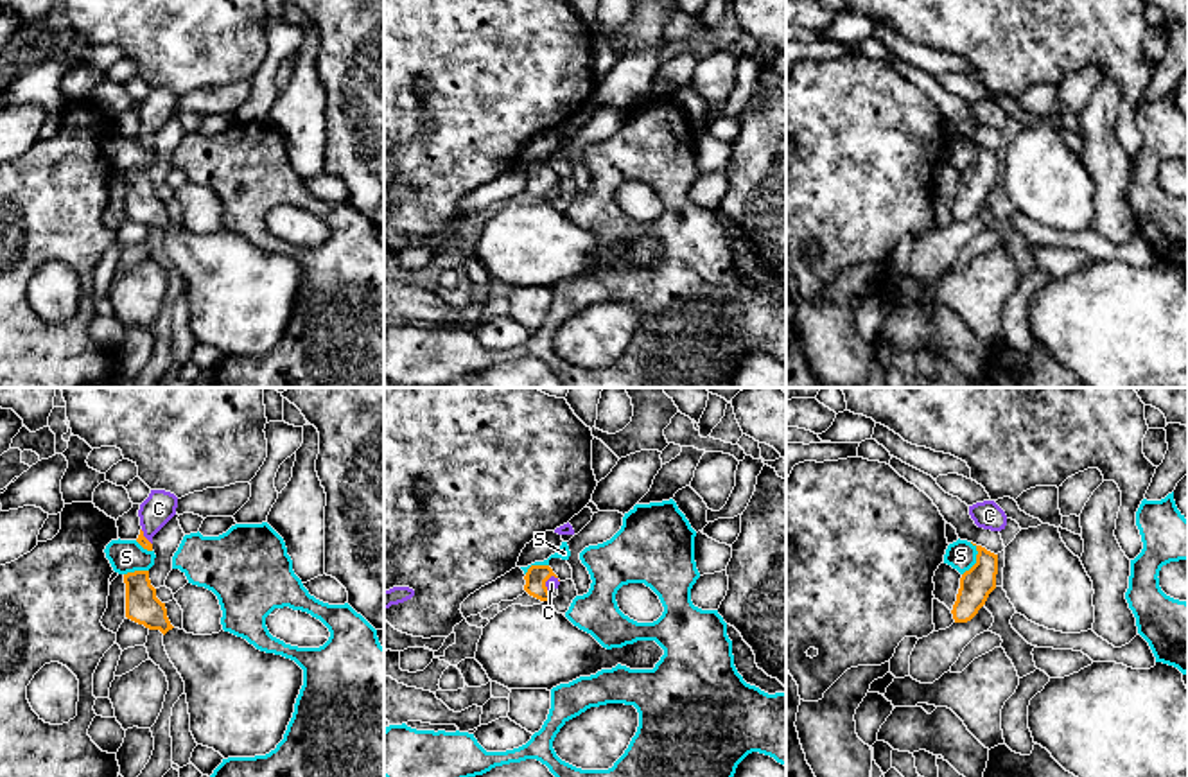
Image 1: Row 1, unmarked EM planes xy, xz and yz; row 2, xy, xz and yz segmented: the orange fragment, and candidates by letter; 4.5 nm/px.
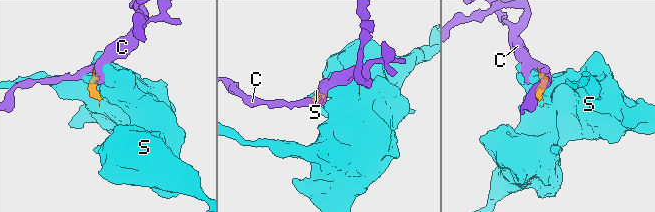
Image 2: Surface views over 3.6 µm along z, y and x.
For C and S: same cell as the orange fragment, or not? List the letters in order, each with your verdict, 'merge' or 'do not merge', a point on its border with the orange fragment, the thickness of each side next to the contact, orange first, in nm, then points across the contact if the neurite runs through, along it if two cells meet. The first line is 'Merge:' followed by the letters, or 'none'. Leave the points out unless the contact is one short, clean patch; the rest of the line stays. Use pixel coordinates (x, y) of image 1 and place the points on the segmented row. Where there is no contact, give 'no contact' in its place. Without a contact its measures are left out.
Merge: C
C: merge | xz (544, 584) | 100/60 nm | across xz (535, 578), (544, 584), (551, 584)
S: do not merge | yz (977, 558) | 150/140 nm | along yz (971, 542), (977, 560), (962, 575)

